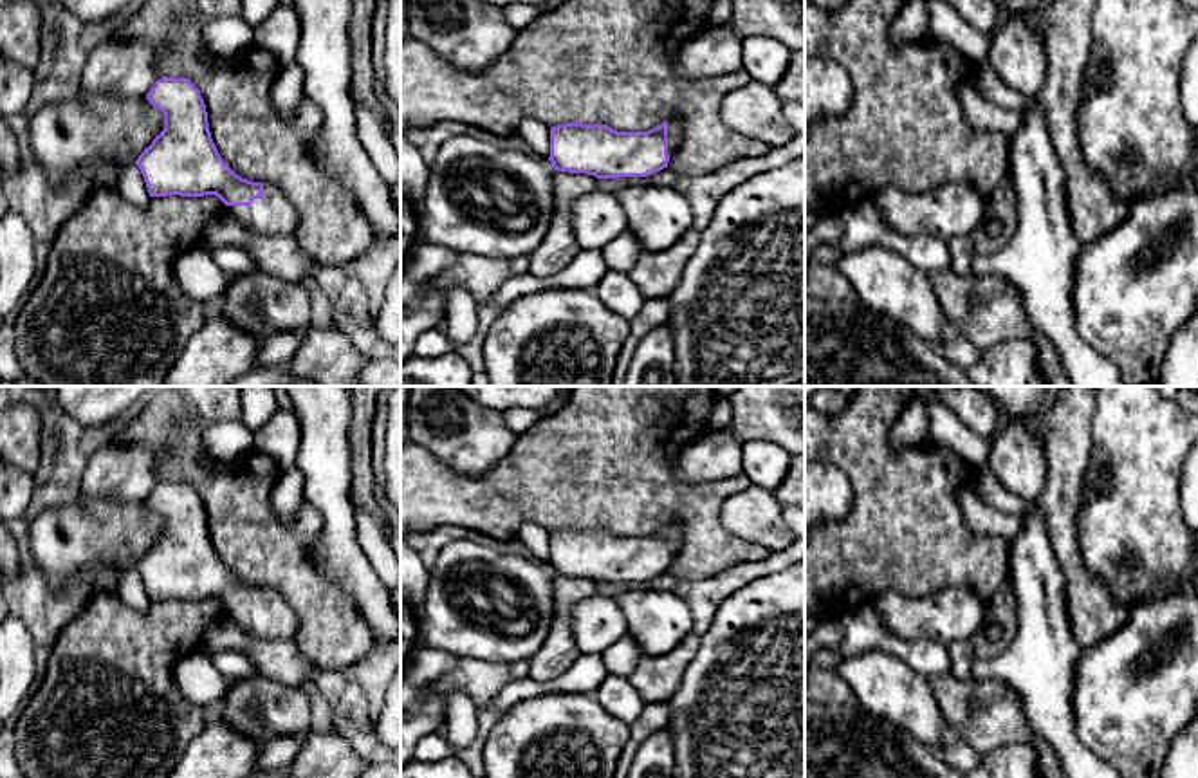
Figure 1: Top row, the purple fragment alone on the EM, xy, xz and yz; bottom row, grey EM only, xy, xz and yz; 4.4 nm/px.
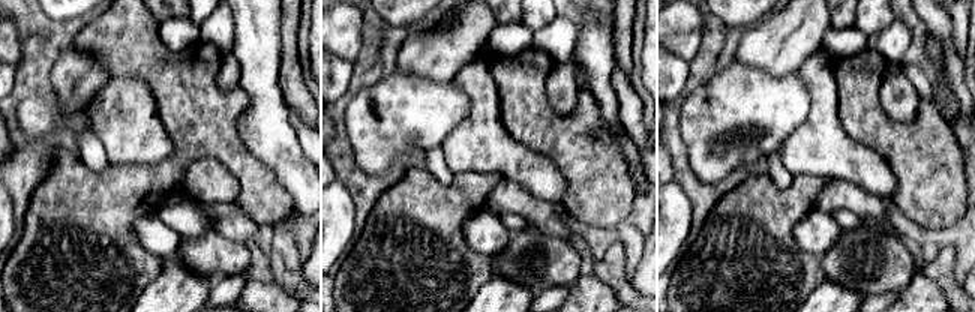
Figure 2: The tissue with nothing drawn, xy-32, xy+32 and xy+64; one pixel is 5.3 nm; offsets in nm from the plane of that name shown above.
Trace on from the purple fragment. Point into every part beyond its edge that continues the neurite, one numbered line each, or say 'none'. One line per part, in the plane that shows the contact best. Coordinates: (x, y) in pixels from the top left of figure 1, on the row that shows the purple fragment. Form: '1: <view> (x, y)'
1: xy (273, 215)

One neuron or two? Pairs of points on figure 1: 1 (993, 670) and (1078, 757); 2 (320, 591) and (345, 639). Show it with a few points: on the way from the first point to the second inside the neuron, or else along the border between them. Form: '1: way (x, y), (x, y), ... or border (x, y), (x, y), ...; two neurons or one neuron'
1: way (1018, 677), (1049, 708), (1059, 731); one neuron
2: way (320, 603), (332, 627); one neuron

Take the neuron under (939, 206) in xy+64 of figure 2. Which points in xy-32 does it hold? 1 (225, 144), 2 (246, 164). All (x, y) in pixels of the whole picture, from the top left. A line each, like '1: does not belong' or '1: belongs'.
1: belongs
2: belongs

